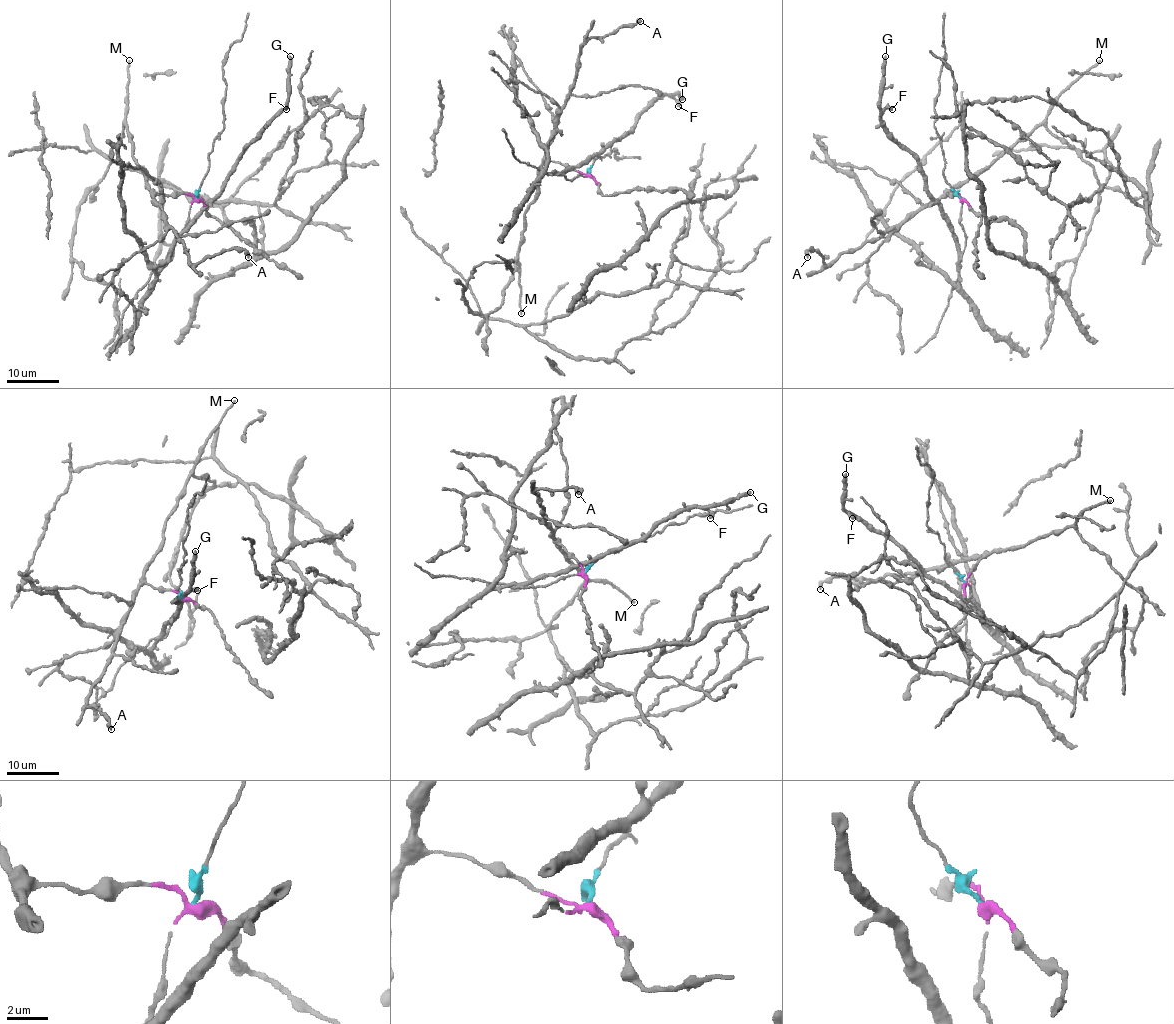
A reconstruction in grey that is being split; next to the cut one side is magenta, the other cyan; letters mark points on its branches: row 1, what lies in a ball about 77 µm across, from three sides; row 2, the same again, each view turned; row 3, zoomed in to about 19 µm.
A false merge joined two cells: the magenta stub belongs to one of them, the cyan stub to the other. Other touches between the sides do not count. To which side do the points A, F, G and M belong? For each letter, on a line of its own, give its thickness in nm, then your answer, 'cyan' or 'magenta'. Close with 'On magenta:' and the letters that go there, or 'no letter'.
A: 300 nm thick; magenta
F: 360 nm thick; magenta
G: 400 nm thick; magenta
M: 200 nm thick; magenta
On magenta: A, F, G, M

